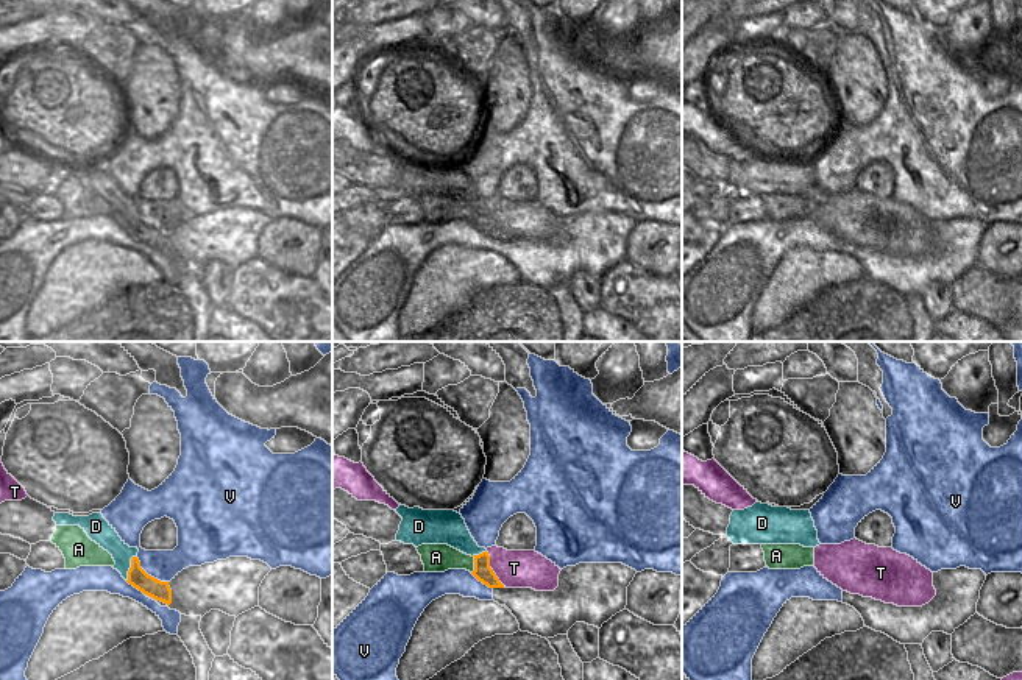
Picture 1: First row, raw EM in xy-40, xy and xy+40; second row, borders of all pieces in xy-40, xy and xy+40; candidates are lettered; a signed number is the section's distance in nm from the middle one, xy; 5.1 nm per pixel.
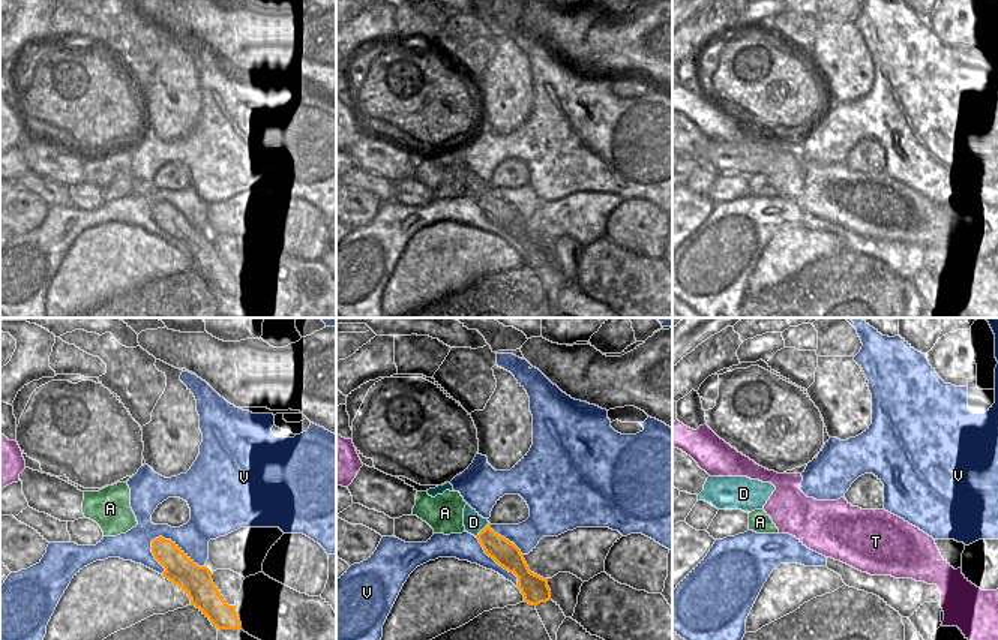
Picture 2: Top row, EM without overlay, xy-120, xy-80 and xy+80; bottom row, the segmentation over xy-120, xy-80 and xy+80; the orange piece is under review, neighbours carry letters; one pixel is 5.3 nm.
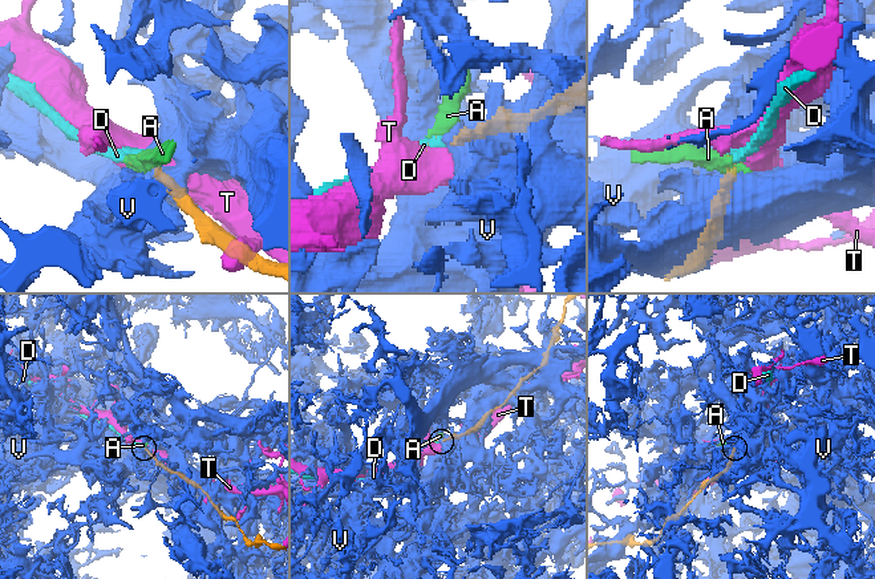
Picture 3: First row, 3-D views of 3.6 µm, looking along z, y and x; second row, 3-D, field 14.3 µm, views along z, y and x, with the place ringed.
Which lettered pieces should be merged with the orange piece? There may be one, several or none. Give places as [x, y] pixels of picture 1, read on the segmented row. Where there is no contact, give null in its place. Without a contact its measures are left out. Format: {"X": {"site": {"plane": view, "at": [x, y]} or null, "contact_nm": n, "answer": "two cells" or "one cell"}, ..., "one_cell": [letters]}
{"A": {"site": {"plane": "xy", "at": [475, 565]}, "contact_nm": 100, "answer": "two cells"}, "D": {"site": {"plane": "xy-40", "at": [130, 568]}, "contact_nm": 140, "answer": "one cell"}, "T": {"site": {"plane": "xy", "at": [490, 568]}, "contact_nm": 200, "answer": "two cells"}, "V": {"site": {"plane": "xy-40", "at": [150, 576]}, "contact_nm": 220, "answer": "two cells"}, "one_cell": ["D"]}

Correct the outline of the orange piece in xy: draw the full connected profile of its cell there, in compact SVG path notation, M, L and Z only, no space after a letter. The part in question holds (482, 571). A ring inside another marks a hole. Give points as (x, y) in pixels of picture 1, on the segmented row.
M401 505L395 510L401 518L396 541L404 544L448 544L474 558L471 572L488 588L504 588L493 569L485 547L479 547L471 537L465 519L454 510L423 510Z

